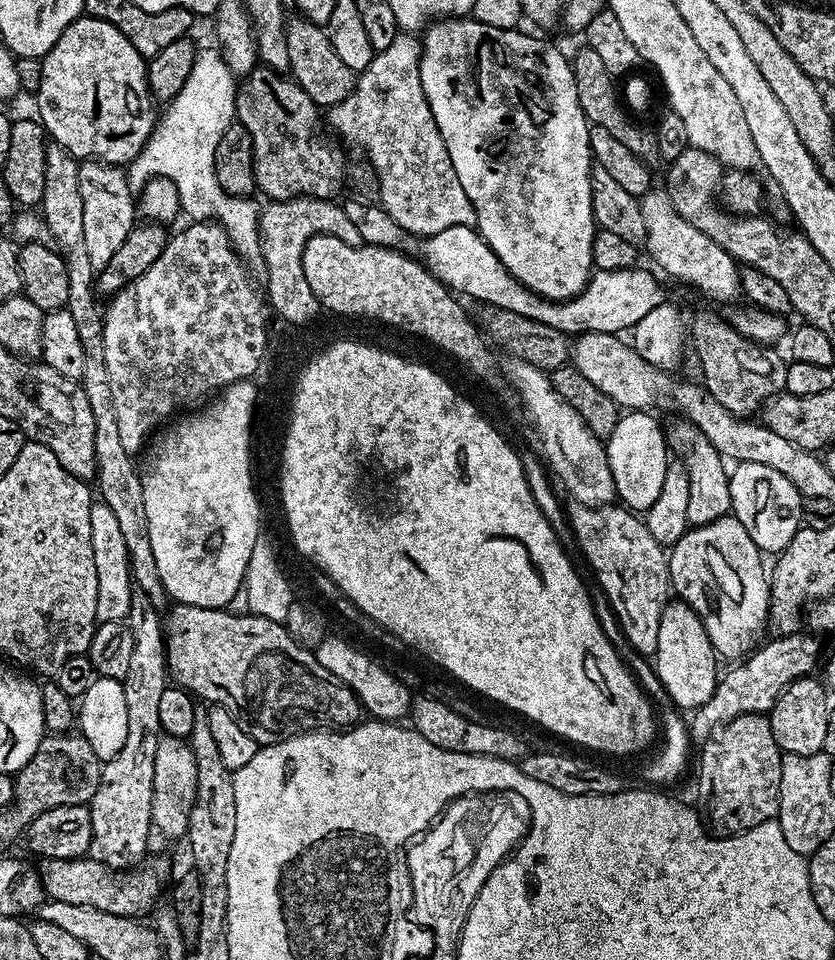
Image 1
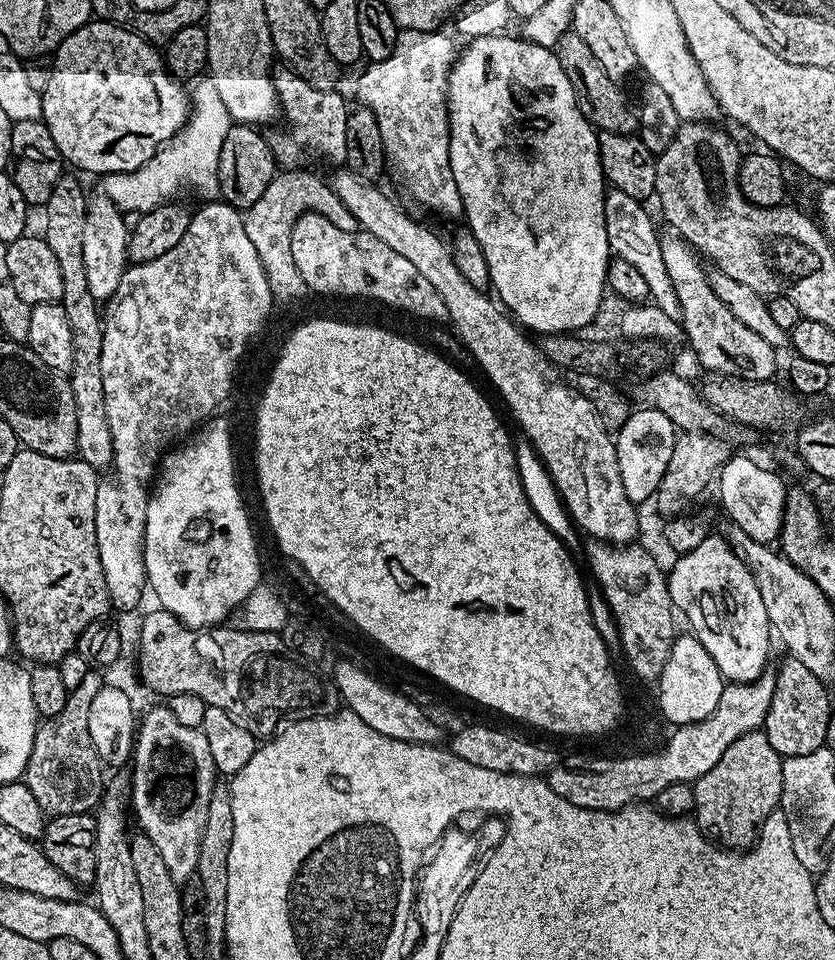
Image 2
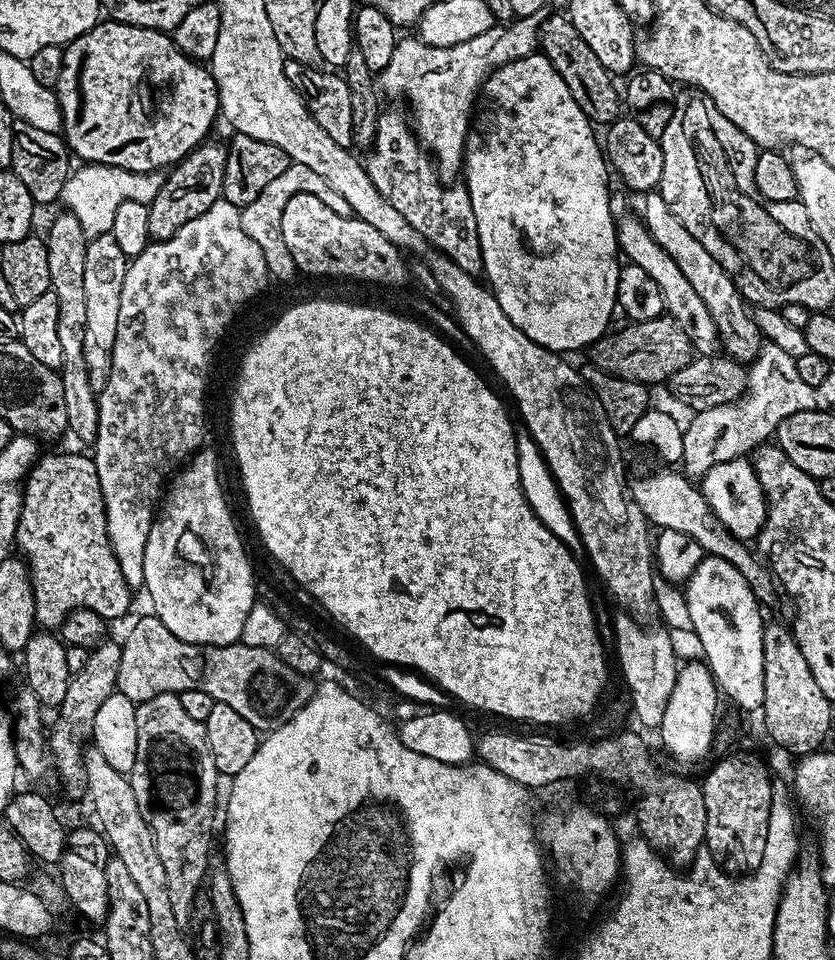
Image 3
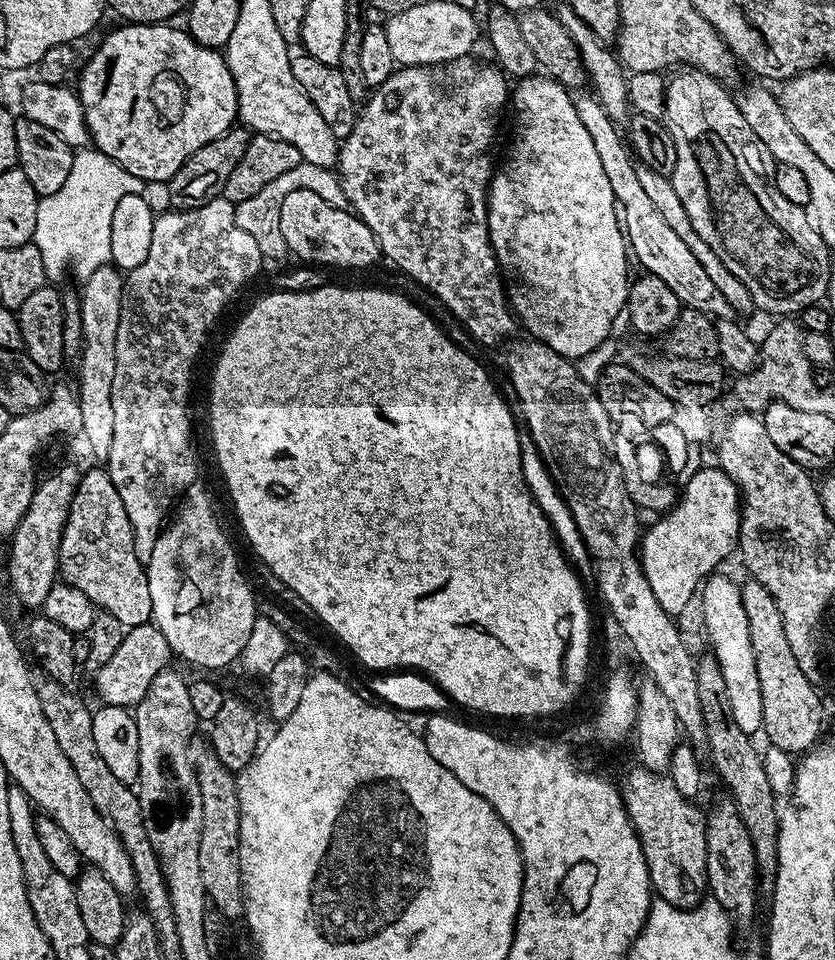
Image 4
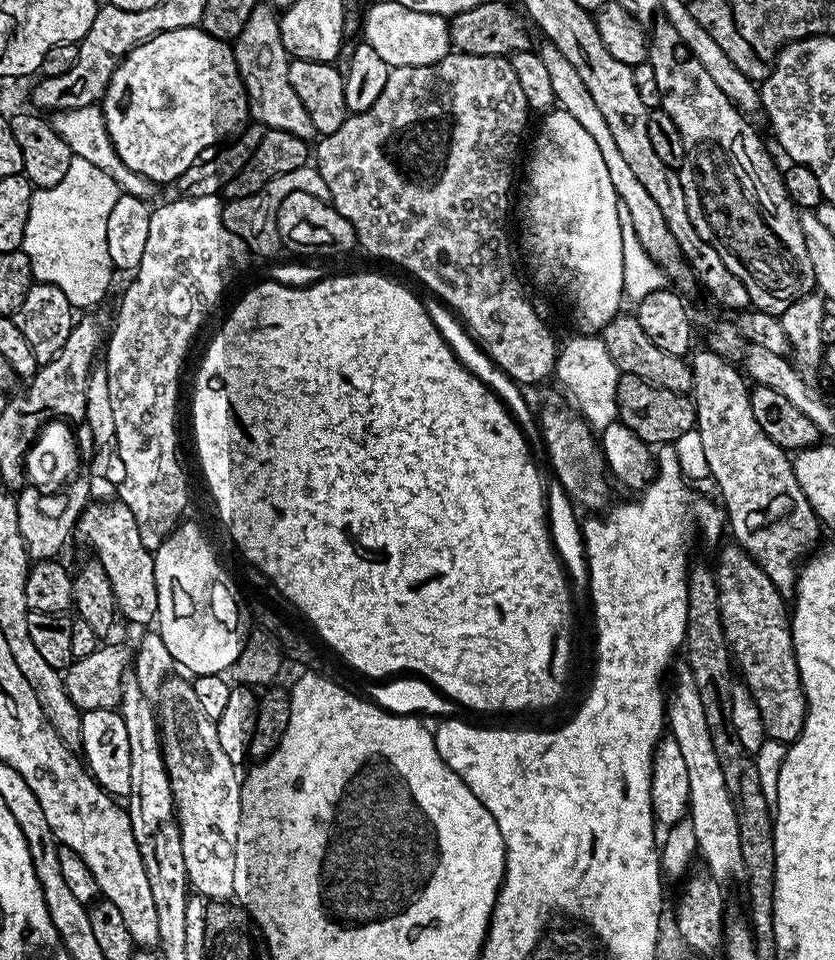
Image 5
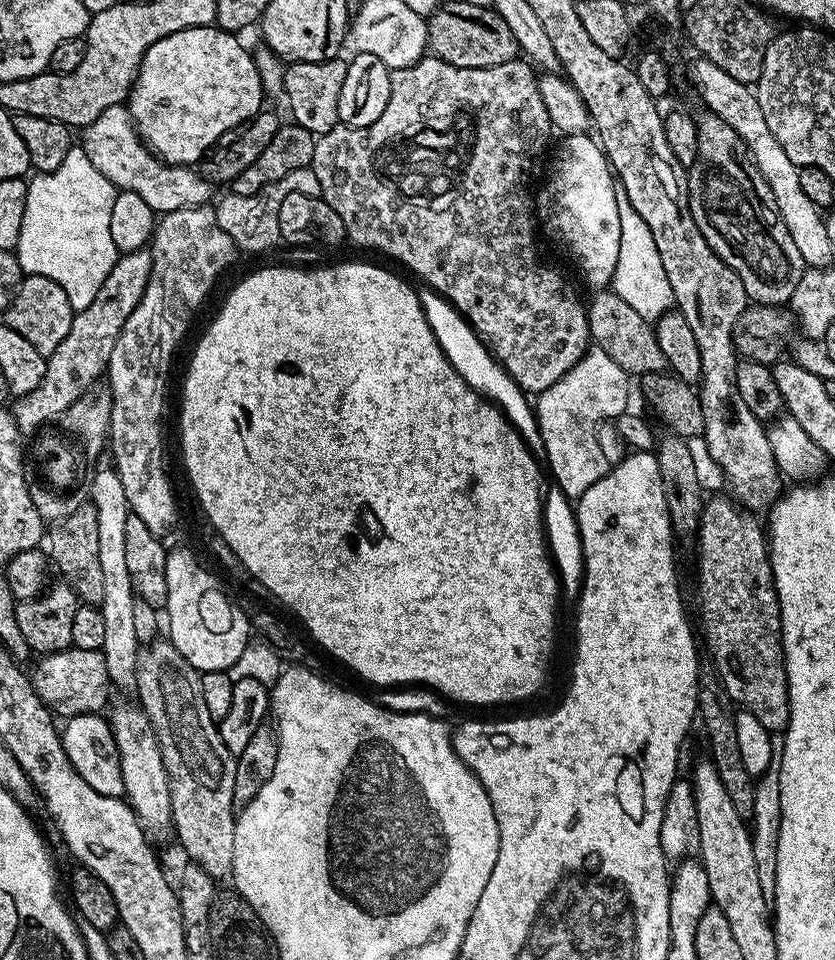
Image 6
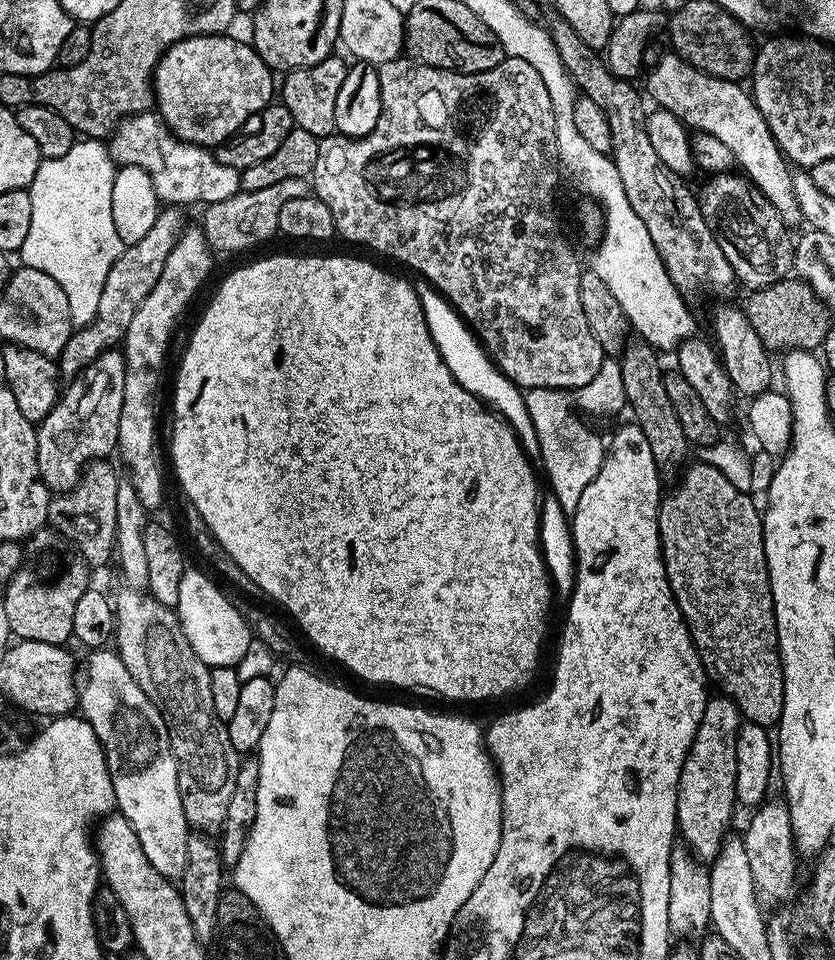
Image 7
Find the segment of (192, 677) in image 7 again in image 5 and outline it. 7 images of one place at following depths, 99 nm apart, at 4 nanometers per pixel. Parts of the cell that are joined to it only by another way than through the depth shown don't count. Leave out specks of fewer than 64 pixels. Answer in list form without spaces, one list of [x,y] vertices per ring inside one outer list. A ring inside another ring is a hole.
[[[173,674],[165,680],[158,693],[158,725],[160,742],[164,750],[164,765],[168,767],[168,777],[172,796],[176,800],[176,818],[182,838],[182,858],[186,858],[186,874],[191,891],[208,900],[232,900],[234,890],[234,854],[238,850],[238,830],[242,818],[240,790],[242,776],[238,766],[226,758],[222,745],[218,742],[216,722],[206,718],[198,697],[194,694],[192,680],[183,680]]]

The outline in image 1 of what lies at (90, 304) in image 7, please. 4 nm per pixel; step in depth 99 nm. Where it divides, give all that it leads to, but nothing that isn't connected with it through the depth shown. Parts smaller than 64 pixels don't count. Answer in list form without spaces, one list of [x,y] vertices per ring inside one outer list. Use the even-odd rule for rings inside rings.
[[[197,51],[194,66],[186,86],[159,113],[156,129],[150,134],[146,146],[132,163],[127,165],[128,185],[141,190],[152,179],[169,179],[177,187],[180,211],[192,216],[196,222],[215,222],[226,230],[240,259],[249,265],[261,263],[260,214],[261,205],[246,196],[231,196],[218,186],[214,174],[214,150],[222,134],[236,120],[237,77],[229,70],[219,51]],[[252,263],[252,264],[251,264]]]

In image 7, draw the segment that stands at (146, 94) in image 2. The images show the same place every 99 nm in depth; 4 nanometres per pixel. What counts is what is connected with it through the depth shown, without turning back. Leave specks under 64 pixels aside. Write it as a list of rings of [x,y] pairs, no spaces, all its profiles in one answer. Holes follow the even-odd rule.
[[[221,34],[218,36],[187,36],[184,40],[174,42],[174,46],[170,46],[162,54],[162,58],[158,62],[156,72],[152,76],[152,90],[154,93],[154,108],[158,113],[164,125],[172,131],[179,140],[185,140],[191,144],[196,144],[199,148],[207,148],[209,150],[215,149],[217,144],[220,144],[224,140],[230,140],[233,136],[237,135],[245,127],[244,123],[251,121],[260,111],[267,106],[267,104],[273,103],[274,100],[274,84],[272,88],[272,76],[274,76],[273,69],[269,68],[268,63],[259,56],[252,47],[251,43],[245,42],[244,44],[240,40],[235,40],[232,34]]]

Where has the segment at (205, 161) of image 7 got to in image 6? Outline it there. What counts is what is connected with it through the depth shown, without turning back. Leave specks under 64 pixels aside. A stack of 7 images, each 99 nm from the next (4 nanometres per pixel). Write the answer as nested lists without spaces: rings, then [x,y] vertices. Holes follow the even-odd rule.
[[[124,104],[110,106],[110,110],[102,110],[94,122],[82,129],[82,147],[86,158],[94,162],[94,167],[121,192],[133,192],[150,206],[154,214],[163,214],[197,208],[200,204],[211,201],[213,185],[200,175],[195,167],[182,164],[166,164],[159,156],[155,156],[147,144],[136,132],[136,124]]]

